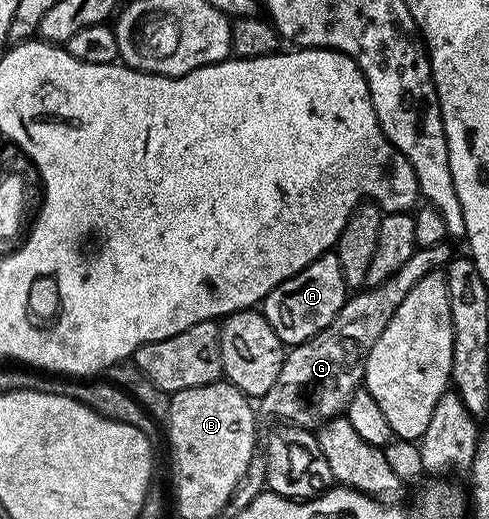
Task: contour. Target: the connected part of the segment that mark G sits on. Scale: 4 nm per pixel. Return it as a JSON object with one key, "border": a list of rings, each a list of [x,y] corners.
{"border":[[[443,241],[434,246],[420,247],[415,257],[407,260],[407,264],[403,264],[403,268],[383,284],[350,293],[339,316],[335,316],[323,332],[286,353],[275,384],[271,384],[265,397],[260,399],[260,409],[282,418],[282,423],[302,428],[320,428],[326,422],[342,417],[348,411],[349,401],[355,392],[362,389],[367,356],[371,356],[375,340],[383,336],[383,328],[391,324],[391,316],[395,316],[407,292],[411,292],[423,276],[450,265],[448,262],[453,258],[453,250],[449,245],[448,241]]]}

